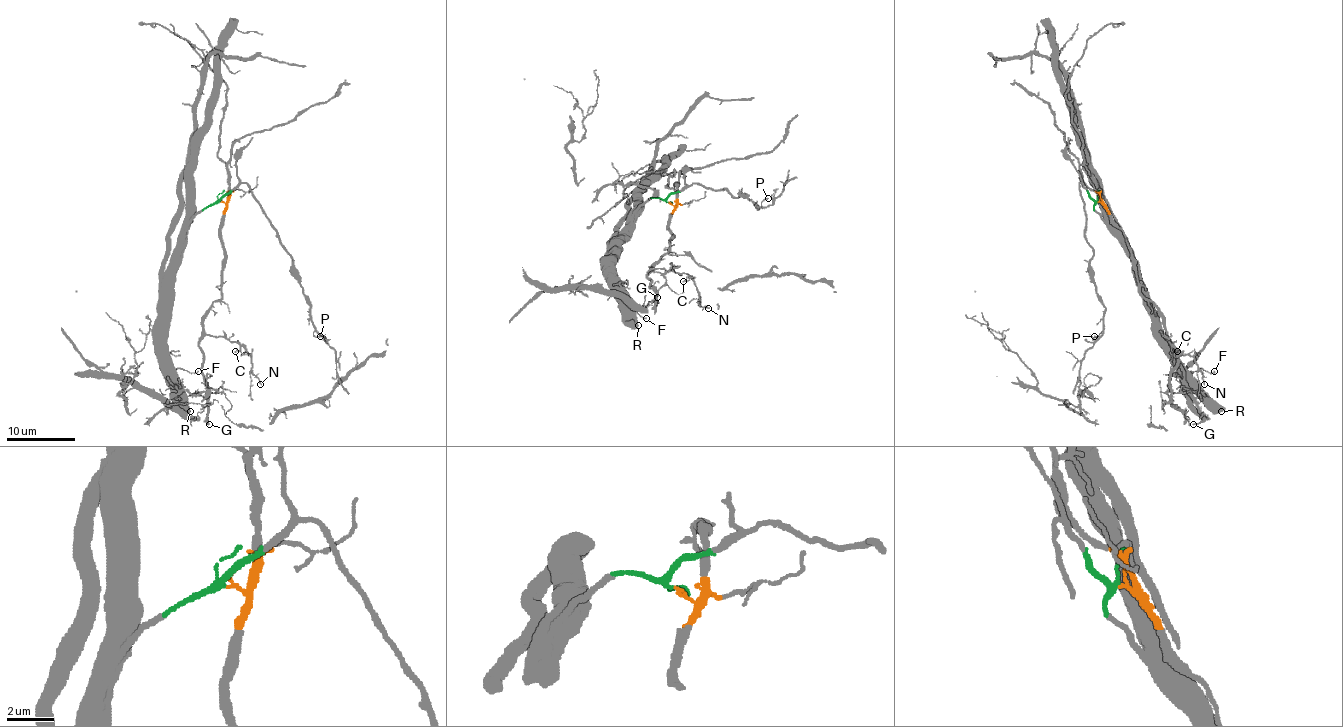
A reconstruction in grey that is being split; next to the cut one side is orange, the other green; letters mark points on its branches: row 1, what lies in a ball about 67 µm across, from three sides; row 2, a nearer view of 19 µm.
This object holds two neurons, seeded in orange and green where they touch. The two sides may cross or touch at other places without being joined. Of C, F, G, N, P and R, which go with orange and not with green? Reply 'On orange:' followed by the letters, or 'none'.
On orange: C, G, N

